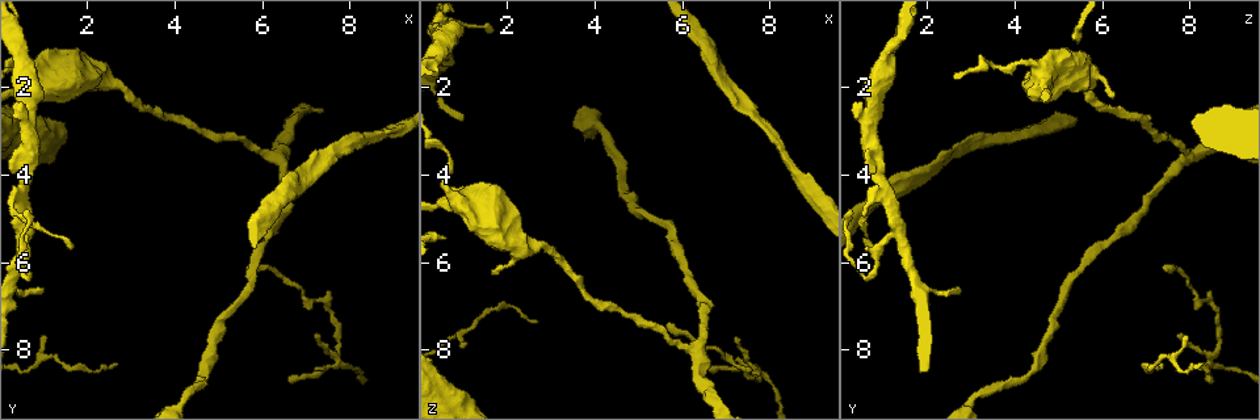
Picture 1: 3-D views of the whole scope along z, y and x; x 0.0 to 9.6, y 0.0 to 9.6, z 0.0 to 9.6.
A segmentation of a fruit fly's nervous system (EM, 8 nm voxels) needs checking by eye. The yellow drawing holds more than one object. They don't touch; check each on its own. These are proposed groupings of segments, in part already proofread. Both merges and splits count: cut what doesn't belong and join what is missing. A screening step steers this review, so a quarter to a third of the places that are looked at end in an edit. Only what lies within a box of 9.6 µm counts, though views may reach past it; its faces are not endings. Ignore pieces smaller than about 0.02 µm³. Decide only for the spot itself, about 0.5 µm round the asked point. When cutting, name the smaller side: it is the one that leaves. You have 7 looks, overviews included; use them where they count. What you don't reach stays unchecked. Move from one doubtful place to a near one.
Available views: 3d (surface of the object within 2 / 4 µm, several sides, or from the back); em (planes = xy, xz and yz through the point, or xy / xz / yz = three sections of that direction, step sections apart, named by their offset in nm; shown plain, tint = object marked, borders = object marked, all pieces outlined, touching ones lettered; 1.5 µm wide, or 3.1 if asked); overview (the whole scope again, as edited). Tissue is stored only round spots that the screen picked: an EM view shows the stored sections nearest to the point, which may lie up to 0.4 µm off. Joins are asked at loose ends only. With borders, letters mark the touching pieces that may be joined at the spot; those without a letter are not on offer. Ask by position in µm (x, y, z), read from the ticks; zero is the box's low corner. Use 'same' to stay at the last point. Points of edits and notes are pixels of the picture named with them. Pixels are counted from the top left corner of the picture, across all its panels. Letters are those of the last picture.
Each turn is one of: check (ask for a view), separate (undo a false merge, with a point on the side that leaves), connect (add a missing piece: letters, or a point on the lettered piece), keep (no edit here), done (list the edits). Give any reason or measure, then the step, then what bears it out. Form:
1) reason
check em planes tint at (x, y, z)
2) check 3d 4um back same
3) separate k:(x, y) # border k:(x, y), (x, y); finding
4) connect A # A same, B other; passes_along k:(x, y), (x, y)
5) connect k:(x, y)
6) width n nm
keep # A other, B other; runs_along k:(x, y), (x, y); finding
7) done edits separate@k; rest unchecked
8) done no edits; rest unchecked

an open end
check em planes plain at (7.20, 7.65, 7.70)

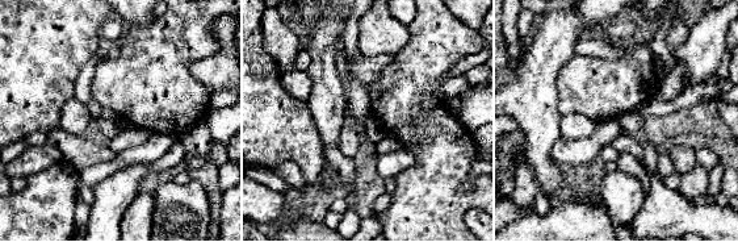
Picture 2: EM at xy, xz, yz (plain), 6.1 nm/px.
check em planes borders same

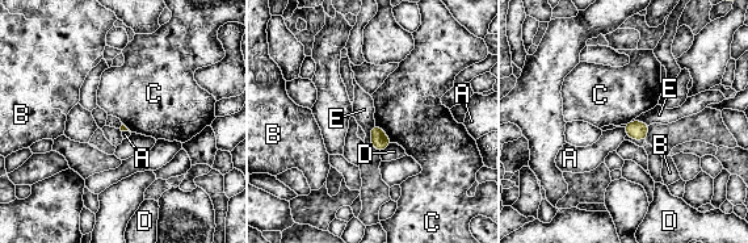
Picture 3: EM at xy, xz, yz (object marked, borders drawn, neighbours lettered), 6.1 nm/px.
keep # A other, B other, C other, D other, E other; border 3:(374, 122), (370, 130), (370, 143); none of them fits

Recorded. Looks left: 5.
tapers out
check em planes borders at (1.65, 2.25, 6.20)

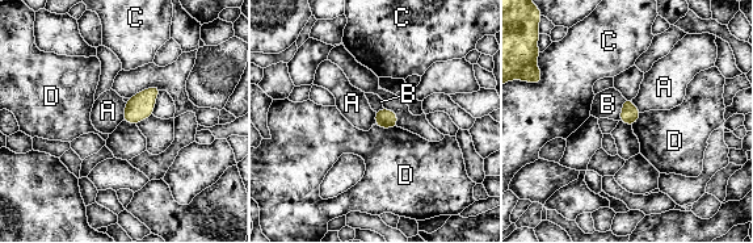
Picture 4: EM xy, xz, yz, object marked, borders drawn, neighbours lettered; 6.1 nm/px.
longest_contact B 140 nm
keep # A other, B other, C other, D other; border 4:(126, 103), (122, 120); none of them fits

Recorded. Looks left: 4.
touches itself
check em planes tint at (7.20, 3.50, 2.35)

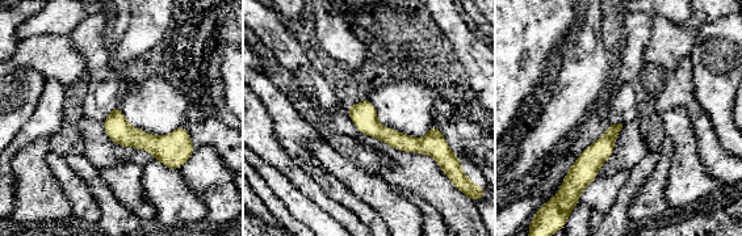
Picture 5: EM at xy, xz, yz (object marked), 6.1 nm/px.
see the neighbours
check em planes borders same

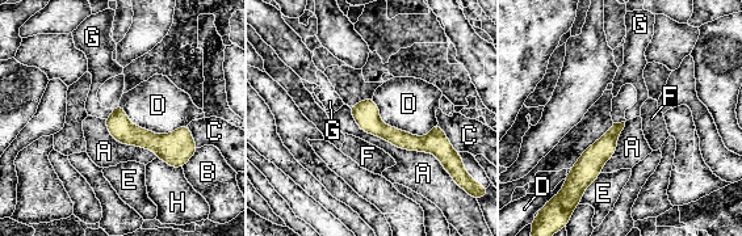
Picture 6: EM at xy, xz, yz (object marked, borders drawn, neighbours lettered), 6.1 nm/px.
longest_contact A 700 nm
keep # A other, B other, C other, D other, E other, F other, G other, H other; border 6:(372, 98), (394, 127), (437, 123); continuous, no second neuron

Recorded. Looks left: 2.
done no edits; rest unchecked

